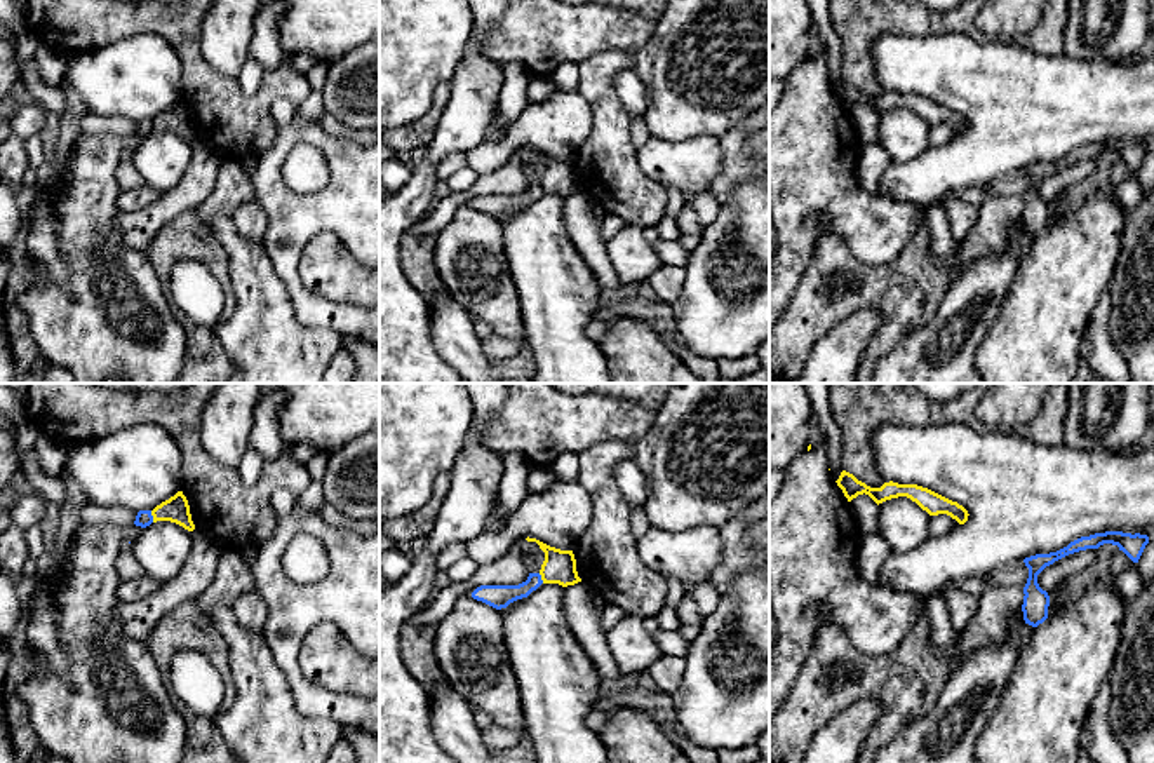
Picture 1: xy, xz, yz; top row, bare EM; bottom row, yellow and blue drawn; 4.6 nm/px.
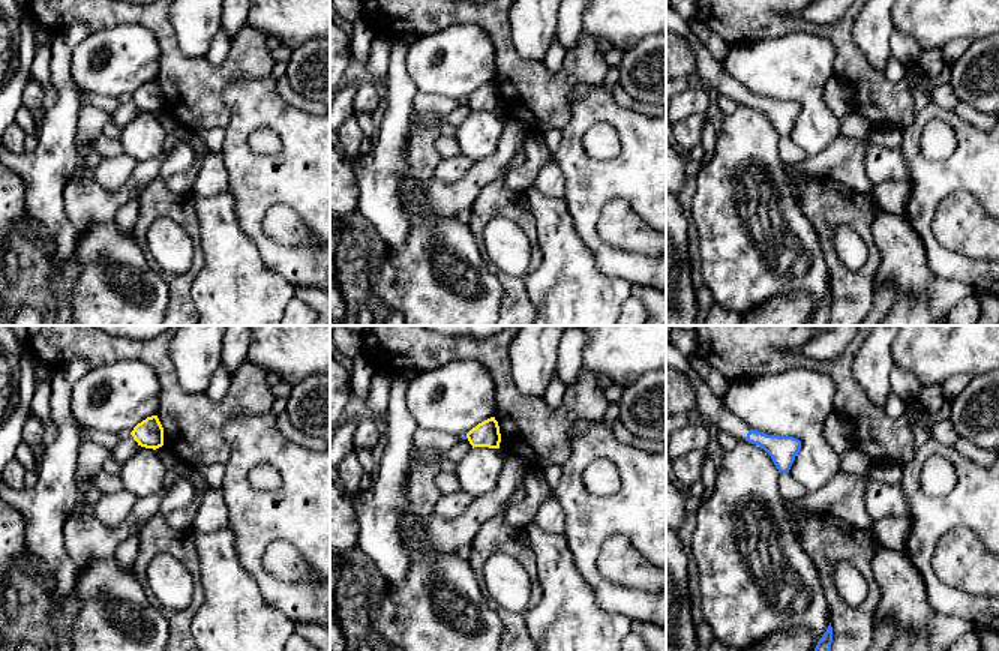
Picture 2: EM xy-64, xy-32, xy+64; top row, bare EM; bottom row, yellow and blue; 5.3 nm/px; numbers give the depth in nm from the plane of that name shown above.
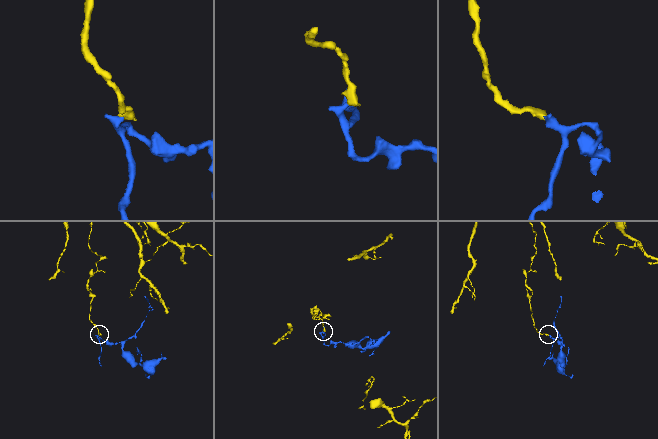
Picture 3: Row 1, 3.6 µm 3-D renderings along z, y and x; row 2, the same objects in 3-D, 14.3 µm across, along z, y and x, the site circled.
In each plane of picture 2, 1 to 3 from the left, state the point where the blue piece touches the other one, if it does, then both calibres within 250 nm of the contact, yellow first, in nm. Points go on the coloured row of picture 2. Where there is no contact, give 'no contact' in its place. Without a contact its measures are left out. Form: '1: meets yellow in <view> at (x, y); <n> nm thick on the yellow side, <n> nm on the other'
1: no contact
2: no contact
3: no contact

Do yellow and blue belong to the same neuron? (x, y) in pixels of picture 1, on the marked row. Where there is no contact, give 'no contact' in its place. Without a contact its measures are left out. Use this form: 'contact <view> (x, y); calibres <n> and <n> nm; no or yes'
contact xy (152, 514); calibres 120 and 70 nm; no

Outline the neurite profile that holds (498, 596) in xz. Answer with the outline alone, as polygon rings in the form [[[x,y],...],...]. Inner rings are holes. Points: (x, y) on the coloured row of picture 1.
[[[529,573],[527,580],[519,585],[480,585],[472,592],[472,598],[501,610],[517,599],[527,598],[541,584],[540,573]]]

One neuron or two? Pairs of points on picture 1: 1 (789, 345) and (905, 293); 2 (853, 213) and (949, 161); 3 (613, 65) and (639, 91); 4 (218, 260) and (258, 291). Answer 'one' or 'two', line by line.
1: one
2: two
3: two
4: two

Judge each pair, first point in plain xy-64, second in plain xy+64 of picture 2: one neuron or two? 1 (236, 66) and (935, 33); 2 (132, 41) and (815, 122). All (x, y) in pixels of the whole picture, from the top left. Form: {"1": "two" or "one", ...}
{"1": "two", "2": "one"}

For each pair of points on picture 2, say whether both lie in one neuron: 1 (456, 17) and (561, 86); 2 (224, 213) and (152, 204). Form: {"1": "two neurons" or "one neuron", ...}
{"1": "one neuron", "2": "two neurons"}

